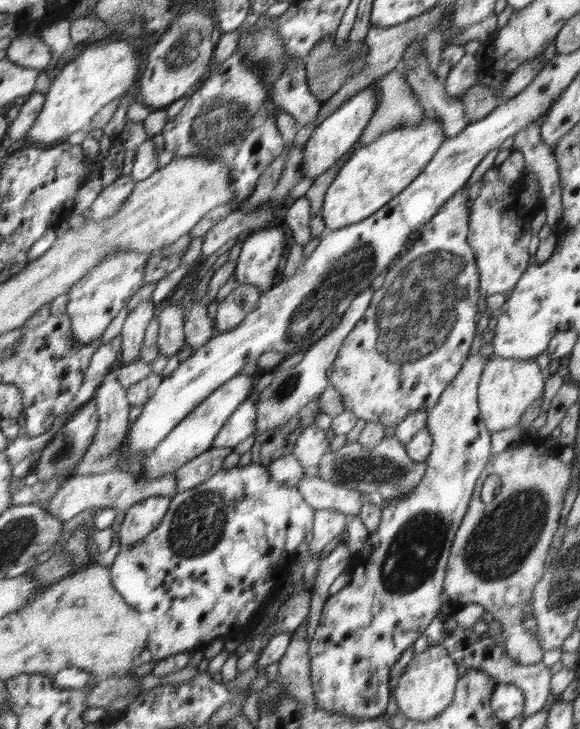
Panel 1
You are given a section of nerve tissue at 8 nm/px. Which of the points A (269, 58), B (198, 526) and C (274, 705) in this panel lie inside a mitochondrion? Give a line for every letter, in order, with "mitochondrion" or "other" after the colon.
A: mitochondrion
B: mitochondrion
C: mitochondrion

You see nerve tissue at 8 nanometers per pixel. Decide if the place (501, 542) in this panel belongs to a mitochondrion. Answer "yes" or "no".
yes

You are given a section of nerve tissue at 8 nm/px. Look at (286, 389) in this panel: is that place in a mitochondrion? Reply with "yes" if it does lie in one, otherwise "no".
yes

